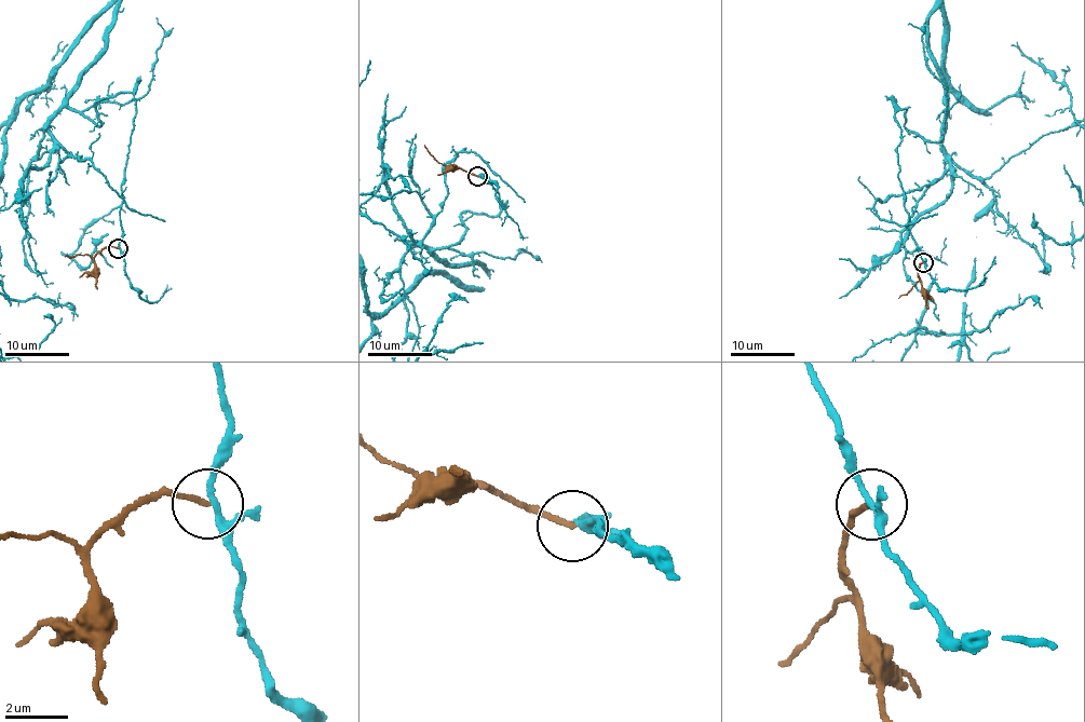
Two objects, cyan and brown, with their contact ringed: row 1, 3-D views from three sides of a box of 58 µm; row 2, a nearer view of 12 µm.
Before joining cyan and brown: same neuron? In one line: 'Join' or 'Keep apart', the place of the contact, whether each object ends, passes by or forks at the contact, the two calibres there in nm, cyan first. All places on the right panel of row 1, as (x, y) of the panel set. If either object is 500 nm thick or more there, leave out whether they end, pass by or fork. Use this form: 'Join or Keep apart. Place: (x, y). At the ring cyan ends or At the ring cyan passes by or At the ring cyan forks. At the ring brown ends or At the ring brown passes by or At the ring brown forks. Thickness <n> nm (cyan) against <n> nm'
Keep apart. Place: (923, 262). At the ring cyan forks. At the ring brown ends. Thickness 170 nm (cyan) against 160 nm

